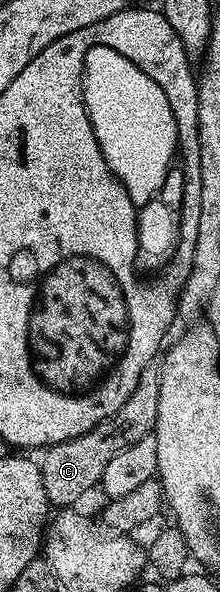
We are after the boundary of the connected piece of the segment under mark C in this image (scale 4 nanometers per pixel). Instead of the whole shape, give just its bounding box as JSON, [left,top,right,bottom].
[38,367,160,507]

